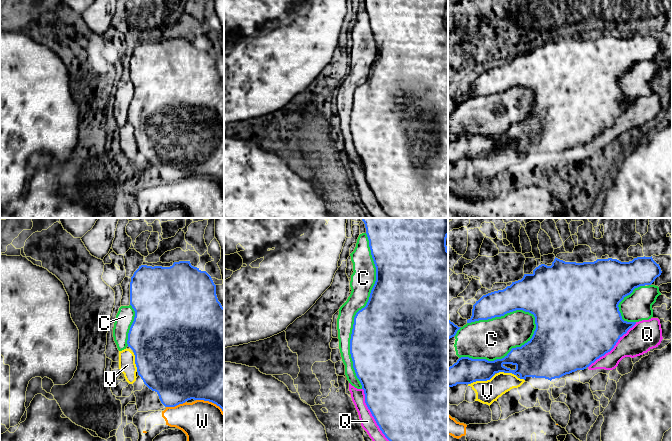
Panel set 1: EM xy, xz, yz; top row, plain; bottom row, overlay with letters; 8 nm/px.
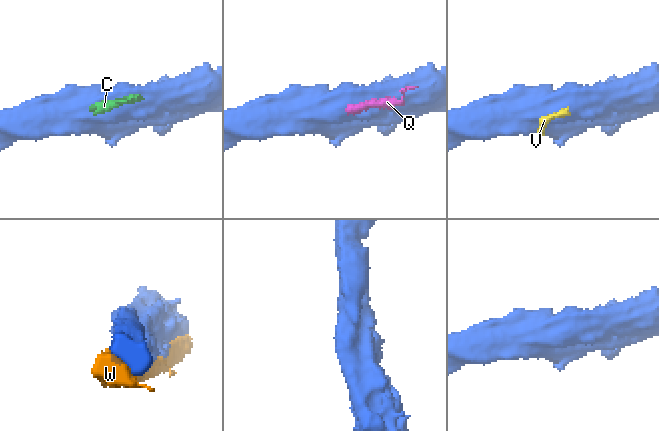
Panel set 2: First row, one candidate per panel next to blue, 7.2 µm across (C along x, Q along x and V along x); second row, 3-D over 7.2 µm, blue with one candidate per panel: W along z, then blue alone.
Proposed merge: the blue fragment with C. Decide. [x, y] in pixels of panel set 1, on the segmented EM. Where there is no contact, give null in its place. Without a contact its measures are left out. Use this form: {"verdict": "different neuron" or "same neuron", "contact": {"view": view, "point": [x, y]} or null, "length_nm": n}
{"verdict": "different neuron", "contact": {"view": "yz", "point": [507, 354]}, "length_nm": 700}

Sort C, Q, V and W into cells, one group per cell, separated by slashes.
C Q V / W

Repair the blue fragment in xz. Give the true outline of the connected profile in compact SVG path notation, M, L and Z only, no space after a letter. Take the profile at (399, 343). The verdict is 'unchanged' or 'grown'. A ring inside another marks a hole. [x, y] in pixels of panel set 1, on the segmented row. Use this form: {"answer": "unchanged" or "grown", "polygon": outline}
{"answer": "unchanged", "polygon": "M362 218L362 221L365 224L371 255L376 267L376 281L366 306L359 310L354 317L350 339L350 354L356 376L364 390L365 403L380 430L389 441L448 441L448 250L446 246L448 218Z"}

